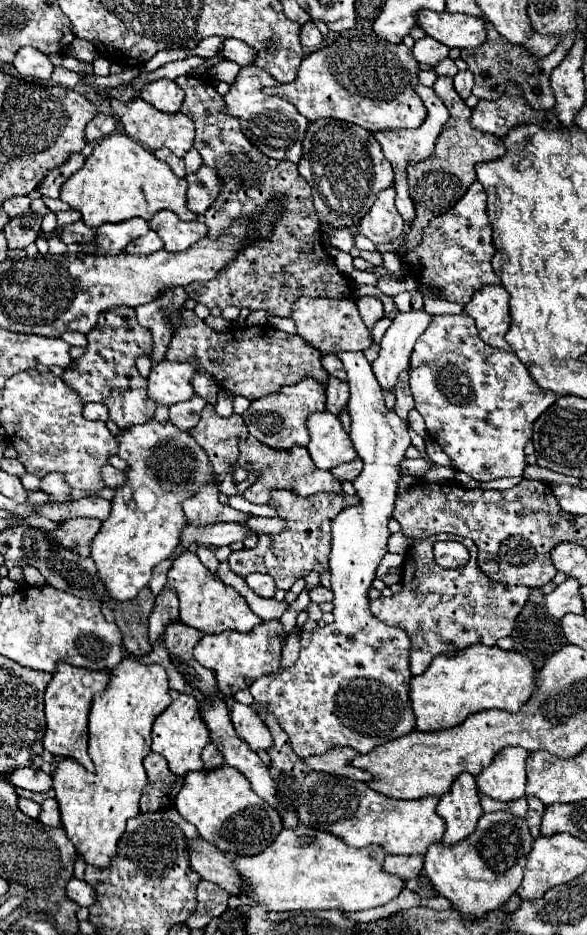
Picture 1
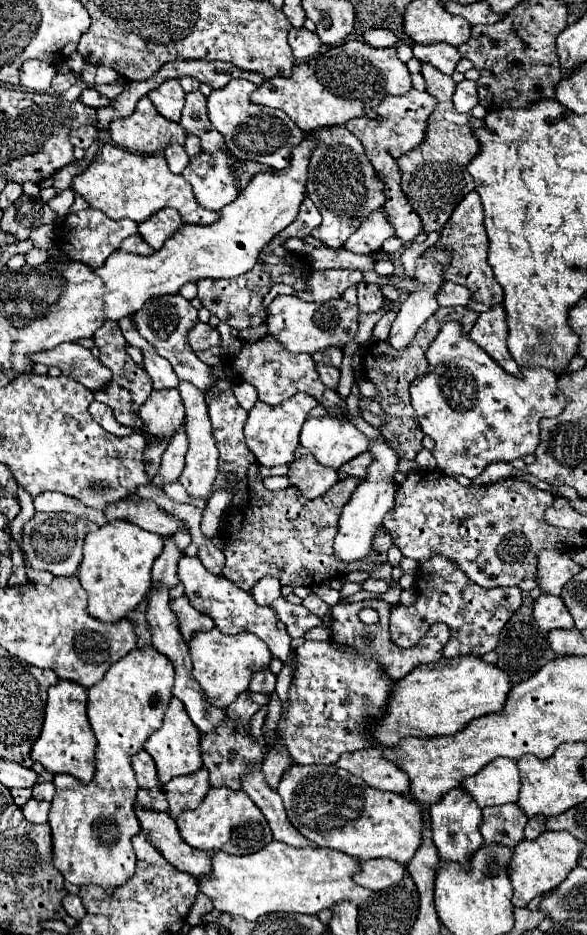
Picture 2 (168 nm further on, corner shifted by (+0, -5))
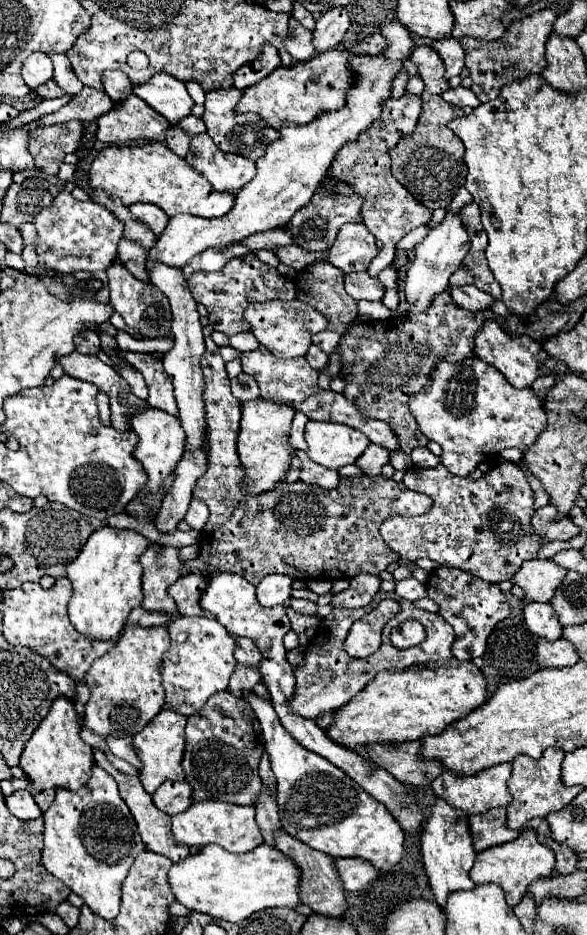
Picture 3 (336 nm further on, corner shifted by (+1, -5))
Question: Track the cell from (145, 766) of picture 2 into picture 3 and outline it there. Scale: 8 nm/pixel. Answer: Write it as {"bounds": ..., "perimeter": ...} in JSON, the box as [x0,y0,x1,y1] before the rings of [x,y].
{"bounds":[106,737,140,767],"perimeter":[[[106,737],[106,743],[108,743],[108,749],[112,755],[128,761],[134,767],[140,767],[136,751],[132,747],[132,737]]]}

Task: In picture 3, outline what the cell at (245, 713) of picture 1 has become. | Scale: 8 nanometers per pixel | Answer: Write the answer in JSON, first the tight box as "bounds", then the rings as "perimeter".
{"bounds":[230,665,260,697],"perimeter":[[[238,665],[230,677],[230,691],[236,697],[242,697],[242,689],[252,691],[252,687],[260,681],[260,671],[258,669],[246,669],[246,665]]]}

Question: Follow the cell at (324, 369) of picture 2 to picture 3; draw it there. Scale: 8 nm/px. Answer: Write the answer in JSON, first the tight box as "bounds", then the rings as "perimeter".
{"bounds":[304,343,328,371],"perimeter":[[[314,343],[310,345],[310,349],[308,349],[308,353],[304,357],[310,363],[310,367],[316,369],[316,371],[322,371],[326,367],[326,363],[328,363],[328,355],[322,353],[322,349],[318,349]]]}

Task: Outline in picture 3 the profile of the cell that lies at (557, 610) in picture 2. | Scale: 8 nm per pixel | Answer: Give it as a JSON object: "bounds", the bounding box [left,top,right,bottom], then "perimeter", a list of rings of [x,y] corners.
{"bounds":[524,603,562,641],"perimeter":[[[550,603],[524,605],[524,621],[528,629],[546,641],[554,641],[562,637],[562,625],[556,619],[558,617],[554,615],[554,609]]]}

